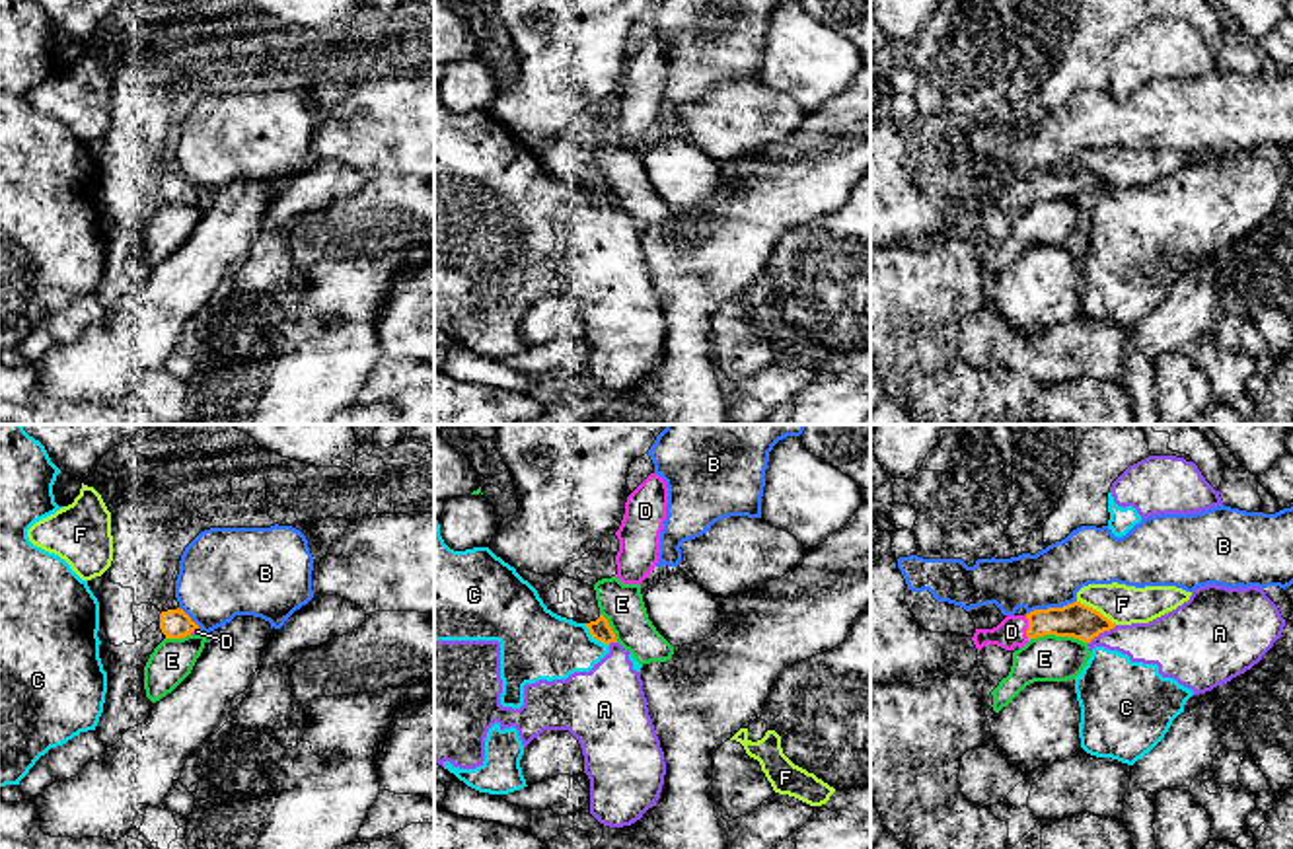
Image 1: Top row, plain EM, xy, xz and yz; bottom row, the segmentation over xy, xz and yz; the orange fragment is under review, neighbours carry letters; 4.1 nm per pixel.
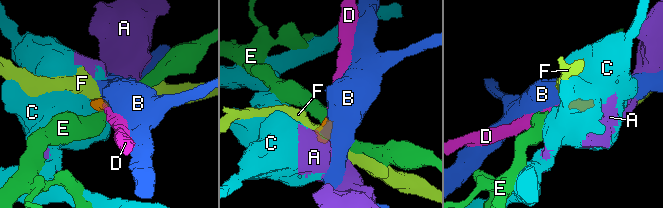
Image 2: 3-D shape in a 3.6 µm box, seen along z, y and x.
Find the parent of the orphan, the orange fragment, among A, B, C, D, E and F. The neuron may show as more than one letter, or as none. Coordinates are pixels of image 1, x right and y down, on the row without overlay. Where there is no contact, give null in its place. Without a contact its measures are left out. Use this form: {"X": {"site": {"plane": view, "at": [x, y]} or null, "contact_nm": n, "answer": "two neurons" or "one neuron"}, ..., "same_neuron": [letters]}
{"A": {"site": {"plane": "yz", "at": [1103, 195]}, "contact_nm": 140, "answer": "two neurons"}, "B": {"site": {"plane": "yz", "at": [1050, 172]}, "contact_nm": 220, "answer": "two neurons"}, "C": {"site": {"plane": "xz", "at": [594, 201]}, "contact_nm": 140, "answer": "two neurons"}, "D": {"site": {"plane": "yz", "at": [1029, 191]}, "contact_nm": 110, "answer": "one neuron"}, "E": {"site": {"plane": "yz", "at": [1058, 199]}, "contact_nm": 240, "answer": "two neurons"}, "F": {"site": {"plane": "yz", "at": [1095, 174]}, "contact_nm": 190, "answer": "two neurons"}, "same_neuron": ["D"]}

